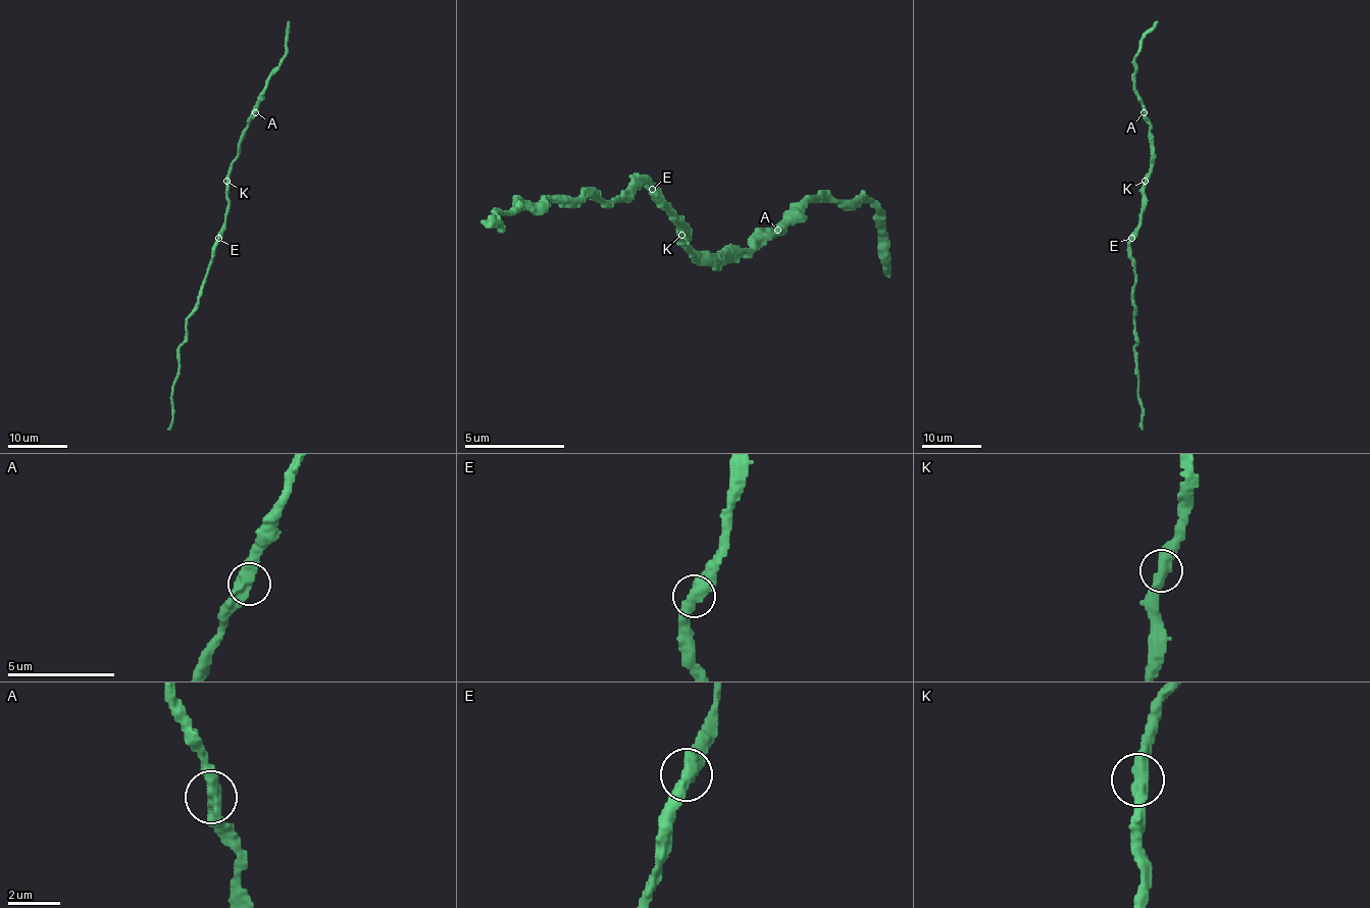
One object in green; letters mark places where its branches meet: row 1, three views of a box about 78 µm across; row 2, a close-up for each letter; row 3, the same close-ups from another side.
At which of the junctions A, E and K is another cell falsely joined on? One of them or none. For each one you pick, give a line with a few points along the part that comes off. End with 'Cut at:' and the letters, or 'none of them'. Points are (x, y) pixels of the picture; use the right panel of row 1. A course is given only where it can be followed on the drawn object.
Cut at: none of them

